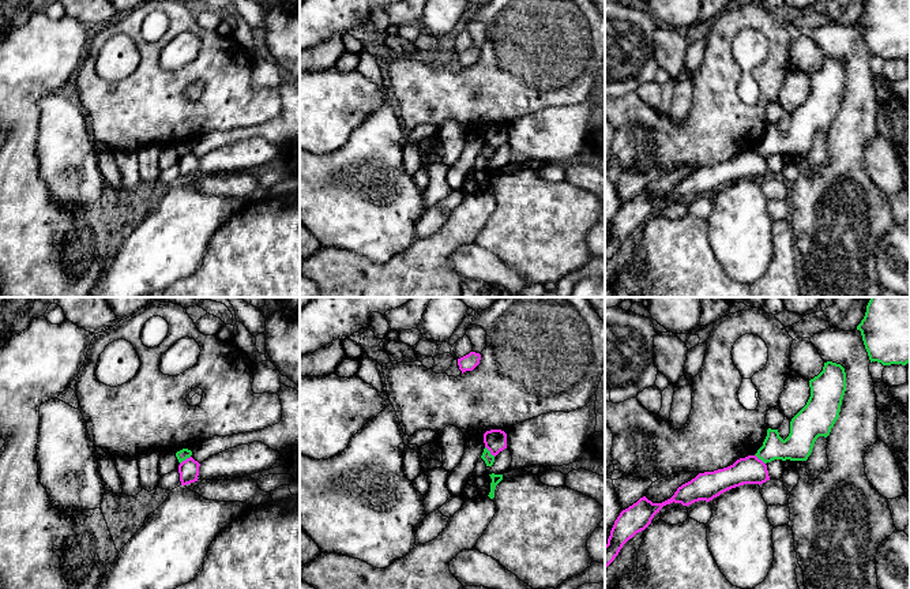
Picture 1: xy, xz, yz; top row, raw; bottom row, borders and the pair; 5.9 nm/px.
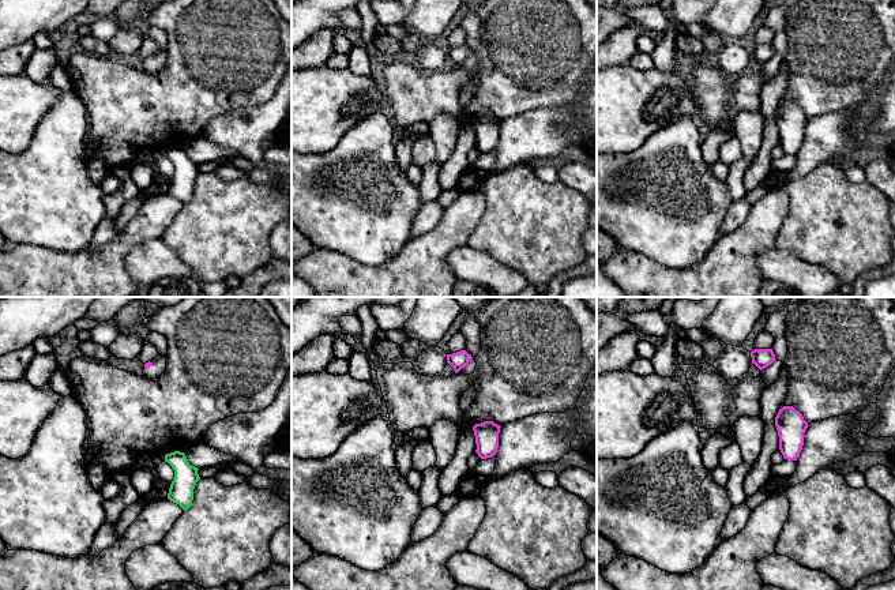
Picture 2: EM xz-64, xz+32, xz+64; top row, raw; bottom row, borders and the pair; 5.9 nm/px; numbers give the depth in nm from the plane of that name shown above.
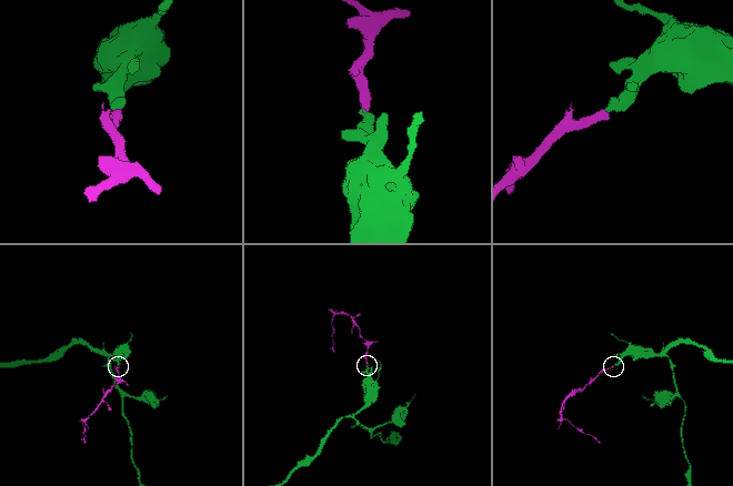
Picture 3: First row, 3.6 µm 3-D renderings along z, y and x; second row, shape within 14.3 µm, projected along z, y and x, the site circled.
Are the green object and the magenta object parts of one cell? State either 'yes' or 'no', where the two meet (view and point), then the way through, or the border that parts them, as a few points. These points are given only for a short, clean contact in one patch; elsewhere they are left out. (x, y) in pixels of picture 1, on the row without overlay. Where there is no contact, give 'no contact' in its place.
no | xz (489, 146) | along xz (485, 141), (495, 150)

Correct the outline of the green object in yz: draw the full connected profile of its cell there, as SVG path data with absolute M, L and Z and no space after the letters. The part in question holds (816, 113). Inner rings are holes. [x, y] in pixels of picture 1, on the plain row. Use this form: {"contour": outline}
{"contour": "M827 56L823 65L809 75L811 91L806 100L791 113L790 128L783 135L778 124L767 124L763 140L755 149L764 158L774 154L806 155L819 131L827 132L839 112L842 94L846 86L846 67L841 59Z"}

